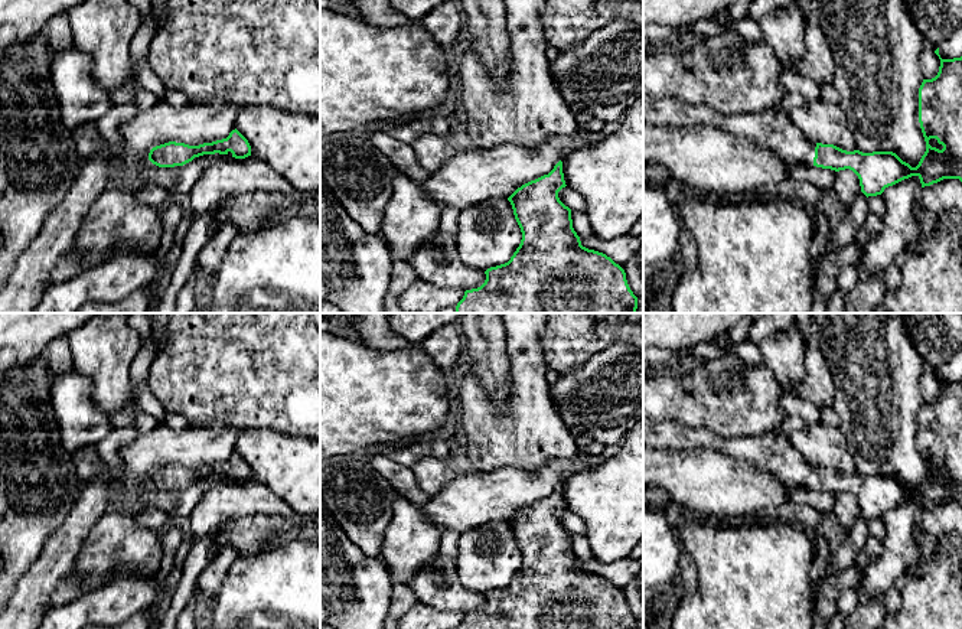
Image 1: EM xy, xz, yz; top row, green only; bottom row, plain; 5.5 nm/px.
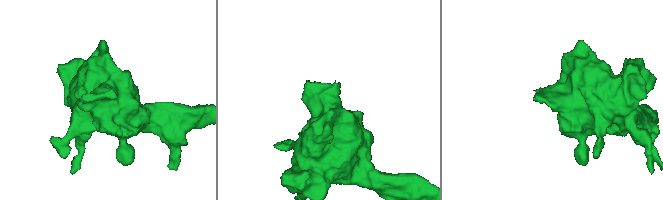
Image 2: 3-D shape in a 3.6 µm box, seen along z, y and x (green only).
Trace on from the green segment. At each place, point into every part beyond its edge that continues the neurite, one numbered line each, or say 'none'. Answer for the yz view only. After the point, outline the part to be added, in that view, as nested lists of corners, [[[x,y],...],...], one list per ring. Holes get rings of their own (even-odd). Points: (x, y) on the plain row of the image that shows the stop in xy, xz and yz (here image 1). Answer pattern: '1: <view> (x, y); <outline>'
1: yz (772, 452); [[[643,420],[643,444],[658,449],[715,450],[737,460],[751,462],[787,486],[813,488],[816,466],[806,462],[777,430],[760,437],[727,439],[707,427],[687,427],[678,421],[652,424]]]

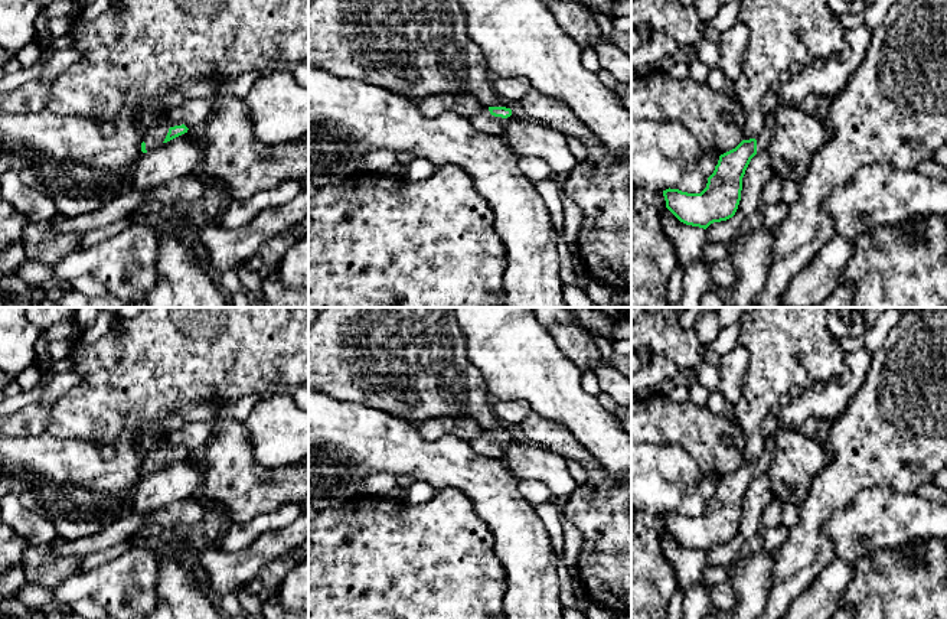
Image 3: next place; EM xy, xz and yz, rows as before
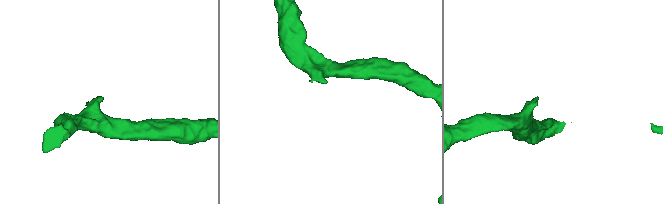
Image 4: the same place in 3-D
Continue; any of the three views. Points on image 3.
1: xy (154, 461); [[[163,434],[161,443],[151,452],[147,457],[144,457],[143,465],[146,466],[146,473],[151,475],[156,470],[161,469],[170,450],[182,449],[183,446],[173,446],[169,440],[169,434]]]

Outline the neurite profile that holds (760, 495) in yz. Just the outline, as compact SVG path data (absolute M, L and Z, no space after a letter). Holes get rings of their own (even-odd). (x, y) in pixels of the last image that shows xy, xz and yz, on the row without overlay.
M768 473L757 476L742 501L741 524L735 538L726 544L713 545L706 551L708 567L731 567L747 550L748 544L757 544L761 538L761 512L775 501Z

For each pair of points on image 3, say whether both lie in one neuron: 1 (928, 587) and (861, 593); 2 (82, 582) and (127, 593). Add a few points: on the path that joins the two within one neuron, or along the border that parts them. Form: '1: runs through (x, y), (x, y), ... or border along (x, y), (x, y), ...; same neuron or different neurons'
1: runs through (911, 589), (907, 593), (878, 593); same neuron
2: runs through (94, 585), (116, 585); same neuron

